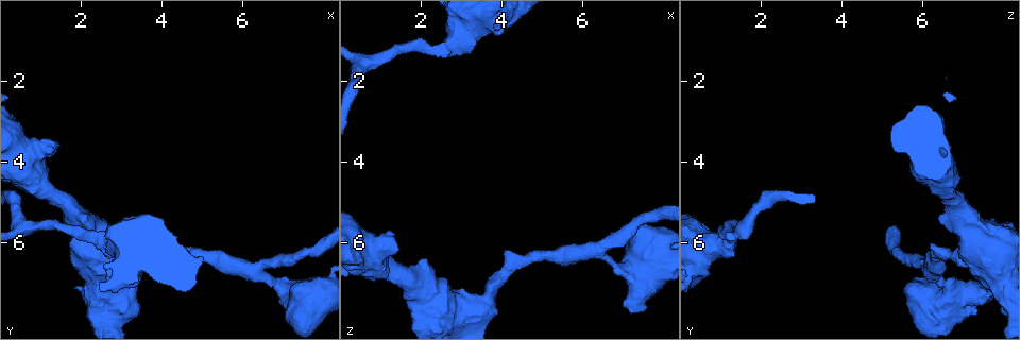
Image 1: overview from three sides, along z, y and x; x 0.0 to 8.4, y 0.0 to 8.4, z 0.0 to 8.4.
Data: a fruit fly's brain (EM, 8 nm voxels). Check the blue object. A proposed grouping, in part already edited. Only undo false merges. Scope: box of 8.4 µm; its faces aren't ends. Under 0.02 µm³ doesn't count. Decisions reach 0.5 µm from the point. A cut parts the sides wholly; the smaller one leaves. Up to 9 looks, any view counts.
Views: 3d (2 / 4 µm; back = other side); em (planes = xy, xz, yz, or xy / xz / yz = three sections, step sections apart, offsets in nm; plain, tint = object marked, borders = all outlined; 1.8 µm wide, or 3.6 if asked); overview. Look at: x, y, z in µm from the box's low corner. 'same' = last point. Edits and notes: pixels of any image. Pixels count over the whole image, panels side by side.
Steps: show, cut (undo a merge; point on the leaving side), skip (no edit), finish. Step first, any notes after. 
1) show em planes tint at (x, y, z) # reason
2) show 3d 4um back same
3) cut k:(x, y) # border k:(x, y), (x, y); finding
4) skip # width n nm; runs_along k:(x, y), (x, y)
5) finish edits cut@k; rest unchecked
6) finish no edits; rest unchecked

show 3d 4um back at (6.30, 6.75, 6.20) # a fork

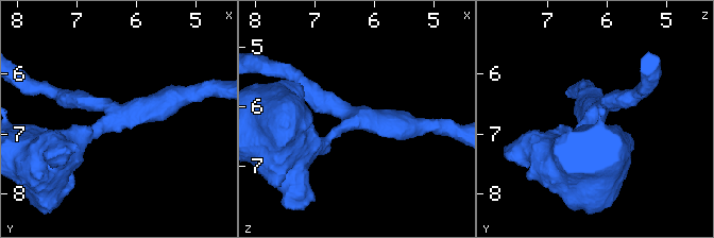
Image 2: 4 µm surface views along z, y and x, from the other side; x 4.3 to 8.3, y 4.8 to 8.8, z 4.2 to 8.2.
show em planes plain at (6.30, 6.75, 6.20) # arms 3; arm_widths 220, 300, 400 nm; now the EM

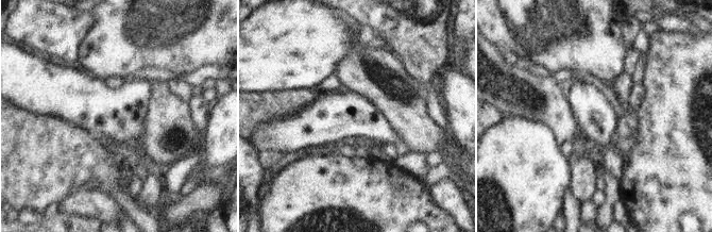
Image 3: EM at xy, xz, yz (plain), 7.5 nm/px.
show em planes tint same # with the object marked

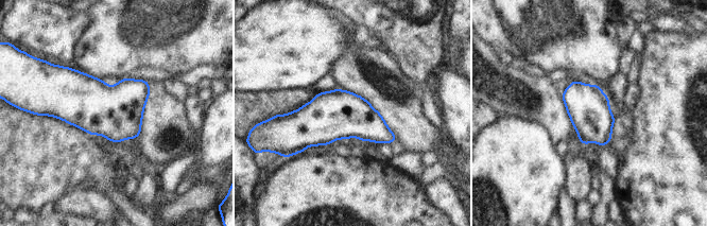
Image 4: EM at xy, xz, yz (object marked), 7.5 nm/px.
skip # width 320 nm; continuous, no second neuron

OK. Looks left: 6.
show em 3.6um planes tint at (2.10, 5.60, 7.10) # thick turns thin

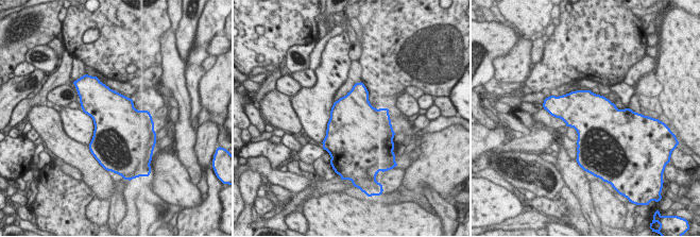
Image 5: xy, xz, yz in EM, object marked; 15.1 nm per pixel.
skip # width 700 nm; one neuron here

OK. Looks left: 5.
show em 3.6um planes tint at (0.80, 4.35, 6.50) # abrupt turn

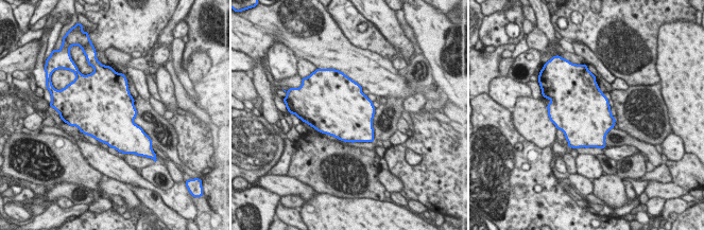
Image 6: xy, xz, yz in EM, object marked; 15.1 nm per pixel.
skip # width 800 nm; all the same neuron

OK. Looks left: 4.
show em planes plain at (0.55, 5.60, 1.60)

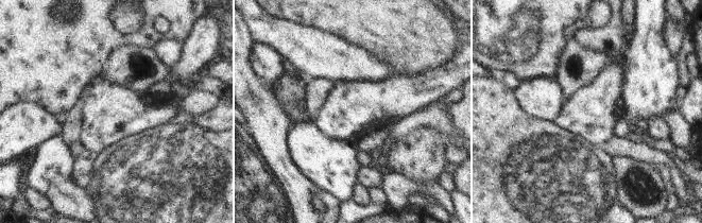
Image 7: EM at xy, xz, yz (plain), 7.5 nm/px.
show em planes tint same

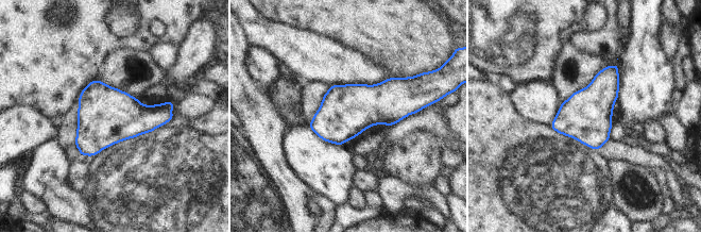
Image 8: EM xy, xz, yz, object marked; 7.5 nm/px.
skip # one neuron here

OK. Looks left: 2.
finish no edits; rest unchecked

